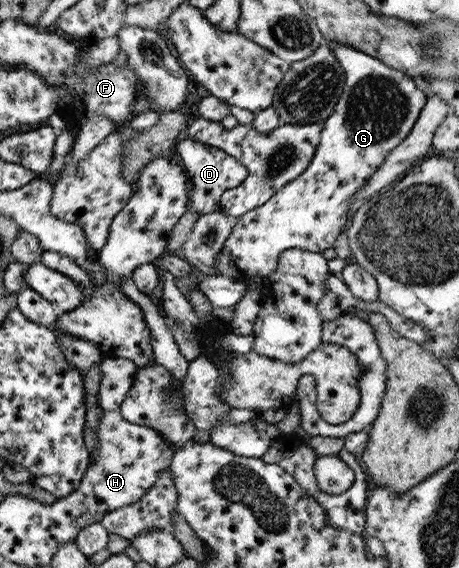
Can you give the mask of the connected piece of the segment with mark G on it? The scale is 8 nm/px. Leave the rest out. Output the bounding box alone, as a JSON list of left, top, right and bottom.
[217,42,426,279]

